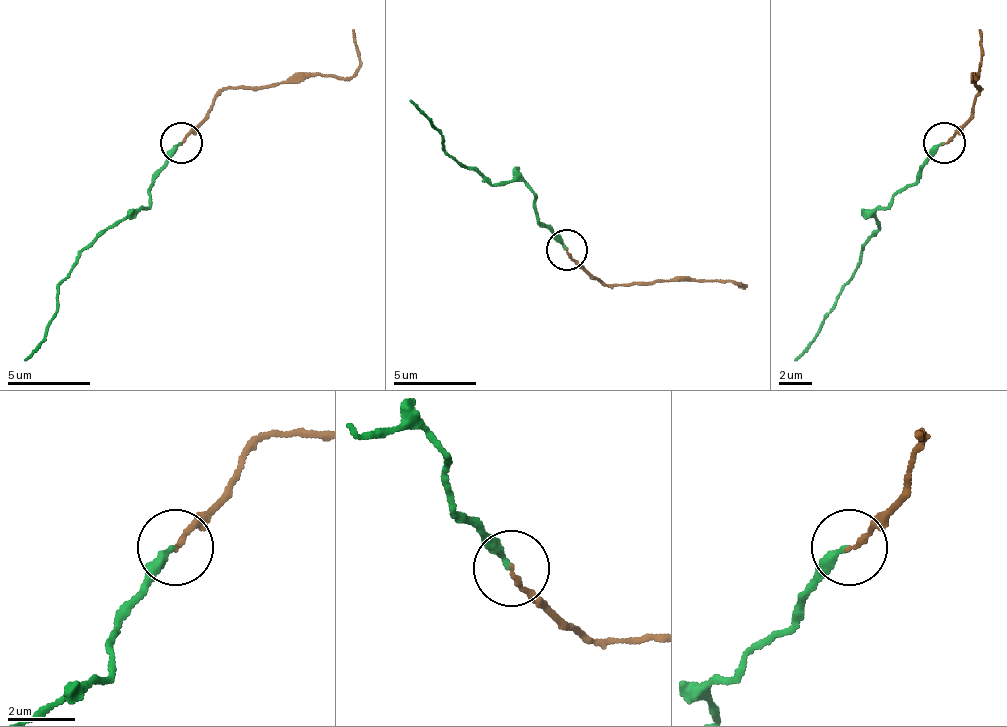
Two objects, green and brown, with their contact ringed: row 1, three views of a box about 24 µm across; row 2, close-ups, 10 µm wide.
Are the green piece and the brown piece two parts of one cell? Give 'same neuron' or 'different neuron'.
same neuron

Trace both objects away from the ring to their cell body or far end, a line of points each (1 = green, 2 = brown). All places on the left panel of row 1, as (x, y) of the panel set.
1: (182, 142), (153, 183), (149, 204), (99, 233), (79, 254), (58, 287), (45, 341), (25, 361)
2: (182, 142), (228, 88), (352, 75), (360, 63), (352, 30)

